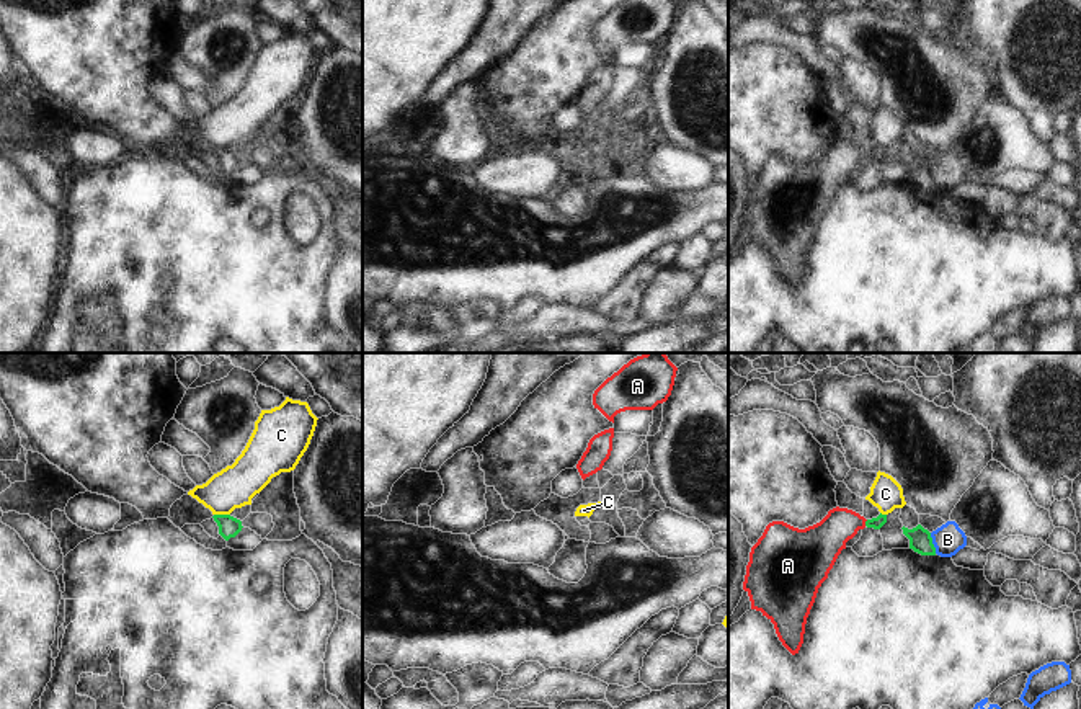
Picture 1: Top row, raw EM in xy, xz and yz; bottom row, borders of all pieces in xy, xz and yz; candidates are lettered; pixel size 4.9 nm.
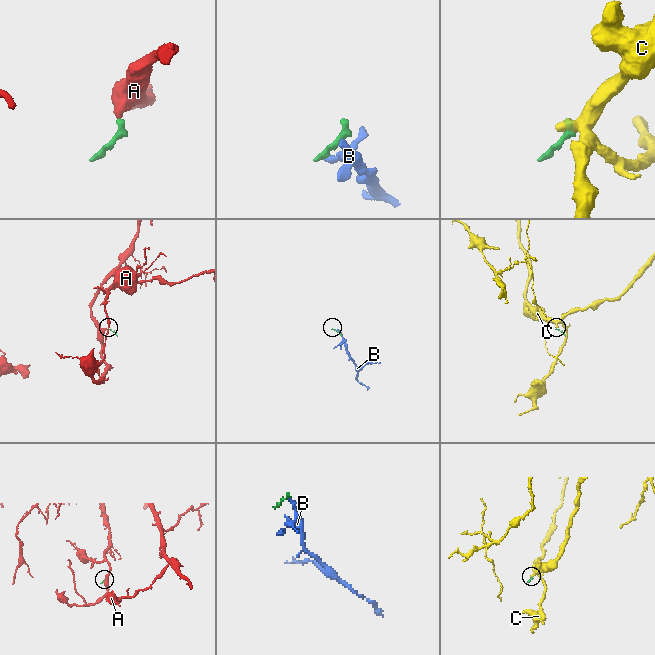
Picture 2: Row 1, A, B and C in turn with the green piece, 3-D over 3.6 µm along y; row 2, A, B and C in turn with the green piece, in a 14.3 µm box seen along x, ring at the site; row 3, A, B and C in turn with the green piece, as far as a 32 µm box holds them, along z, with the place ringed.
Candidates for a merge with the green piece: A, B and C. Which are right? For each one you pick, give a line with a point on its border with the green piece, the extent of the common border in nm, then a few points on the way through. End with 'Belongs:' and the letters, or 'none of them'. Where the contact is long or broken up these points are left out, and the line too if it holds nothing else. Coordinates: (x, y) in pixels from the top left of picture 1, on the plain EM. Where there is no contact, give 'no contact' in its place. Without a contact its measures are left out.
A: contact yz (866, 157); length 40 nm; way yz (880, 154), (877, 157), (866, 157), (840, 159), (820, 178)
Belongs: A

